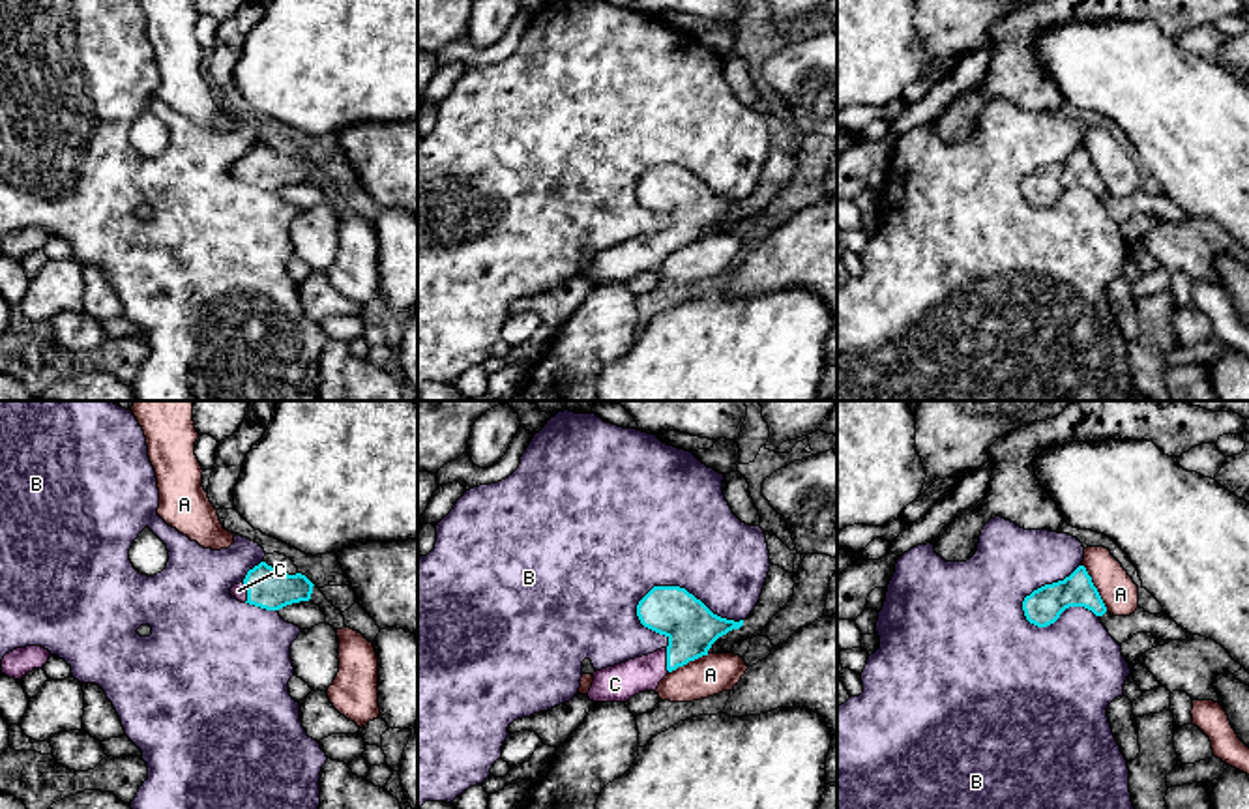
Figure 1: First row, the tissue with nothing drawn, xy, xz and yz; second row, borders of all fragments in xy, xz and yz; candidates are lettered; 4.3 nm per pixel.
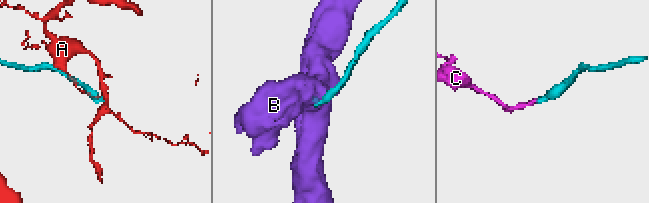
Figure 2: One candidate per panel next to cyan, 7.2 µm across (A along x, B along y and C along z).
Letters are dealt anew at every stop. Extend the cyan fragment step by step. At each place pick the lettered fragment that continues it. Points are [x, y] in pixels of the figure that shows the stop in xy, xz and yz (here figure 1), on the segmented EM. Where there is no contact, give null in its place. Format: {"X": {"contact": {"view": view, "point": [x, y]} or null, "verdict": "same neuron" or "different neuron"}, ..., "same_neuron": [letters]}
{"A": {"contact": {"view": "yz", "point": [1096, 588]}, "verdict": "different neuron"}, "B": {"contact": {"view": "xz", "point": [688, 592]}, "verdict": "different neuron"}, "C": {"contact": {"view": "xz", "point": [667, 660]}, "verdict": "same neuron"}, "same_neuron": ["C"]}

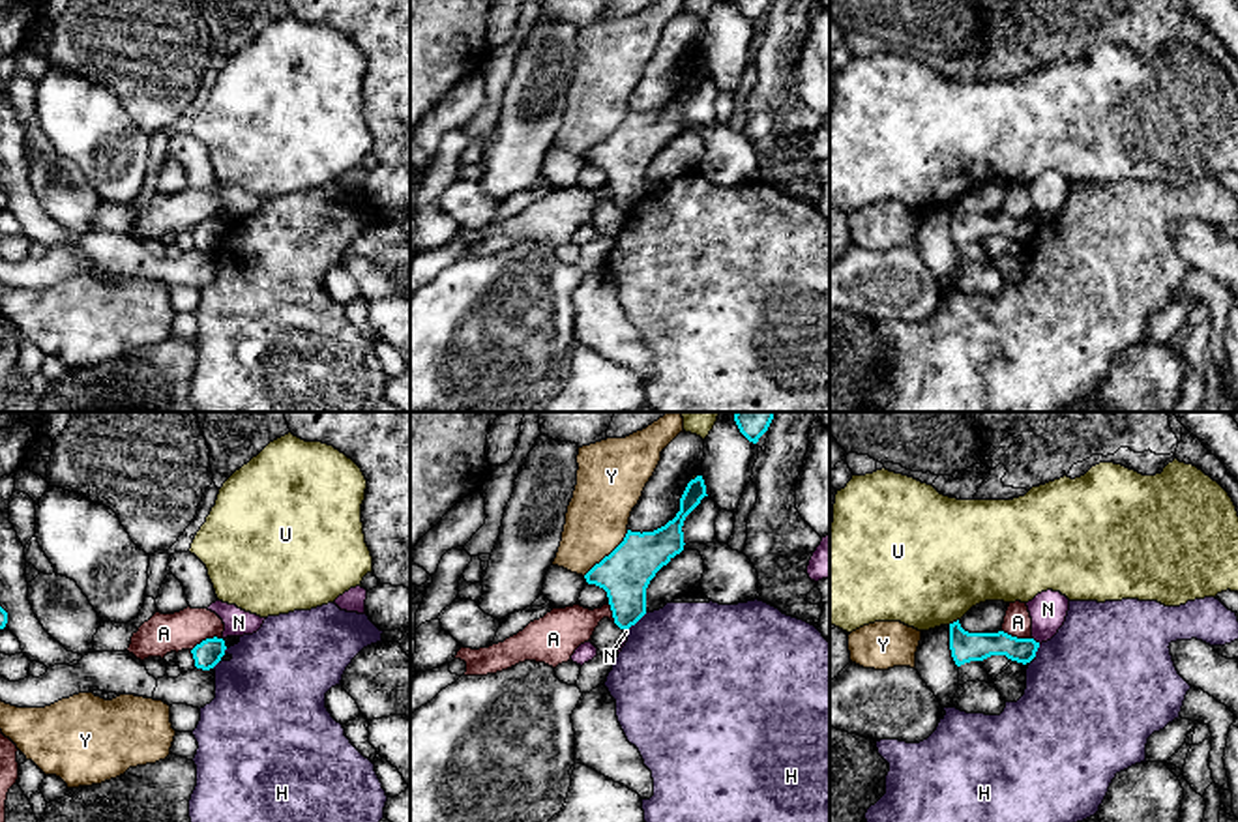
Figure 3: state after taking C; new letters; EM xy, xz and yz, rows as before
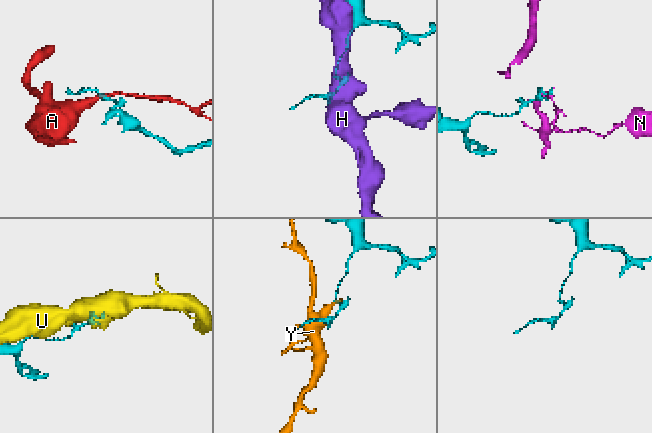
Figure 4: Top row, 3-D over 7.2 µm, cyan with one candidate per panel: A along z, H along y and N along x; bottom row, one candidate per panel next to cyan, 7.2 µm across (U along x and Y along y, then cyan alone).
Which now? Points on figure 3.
{"A": {"contact": {"view": "xy", "point": [205, 641]}, "verdict": "different neuron"}, "H": {"contact": {"view": "xz", "point": [635, 622]}, "verdict": "different neuron"}, "N": {"contact": {"view": "yz", "point": [1034, 641]}, "verdict": "different neuron"}, "U": {"contact": {"view": "yz", "point": [954, 622]}, "verdict": "different neuron"}, "Y": {"contact": {"view": "xz", "point": [609, 555]}, "verdict": "different neuron"}, "same_neuron": []}

